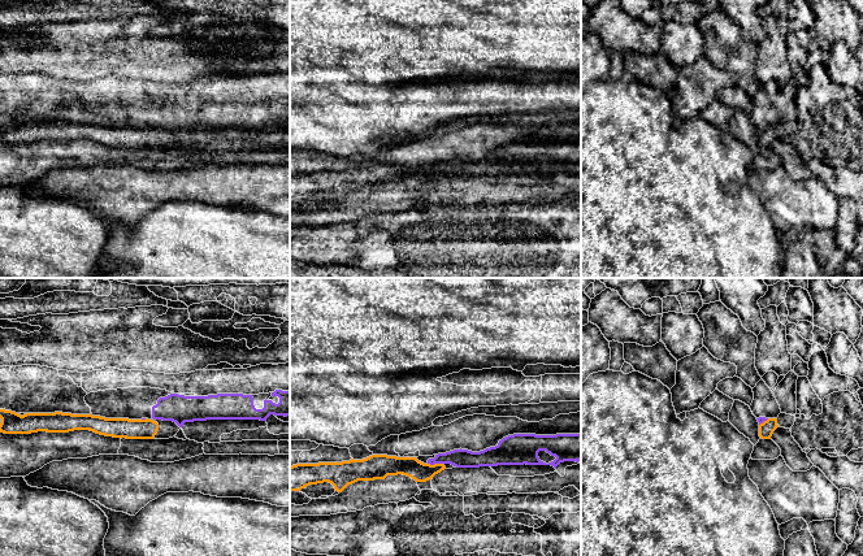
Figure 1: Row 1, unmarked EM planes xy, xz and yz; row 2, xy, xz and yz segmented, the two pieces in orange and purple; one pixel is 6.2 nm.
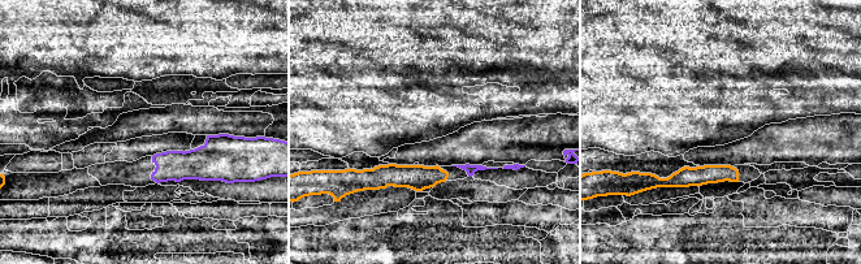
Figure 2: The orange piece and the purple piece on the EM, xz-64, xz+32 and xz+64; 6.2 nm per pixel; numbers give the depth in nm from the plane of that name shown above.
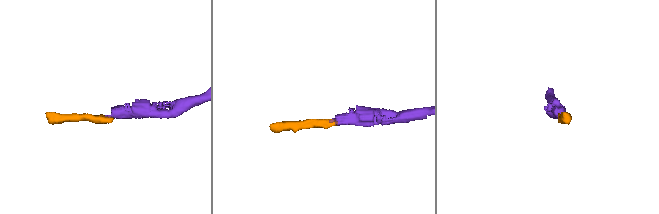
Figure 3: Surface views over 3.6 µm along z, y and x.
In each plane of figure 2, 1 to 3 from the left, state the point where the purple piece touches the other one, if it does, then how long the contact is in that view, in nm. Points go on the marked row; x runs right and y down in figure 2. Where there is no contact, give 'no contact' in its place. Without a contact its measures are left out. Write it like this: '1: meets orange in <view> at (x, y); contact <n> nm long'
1: no contact
2: no contact
3: no contact

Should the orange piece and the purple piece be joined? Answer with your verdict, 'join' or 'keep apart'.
keep apart

